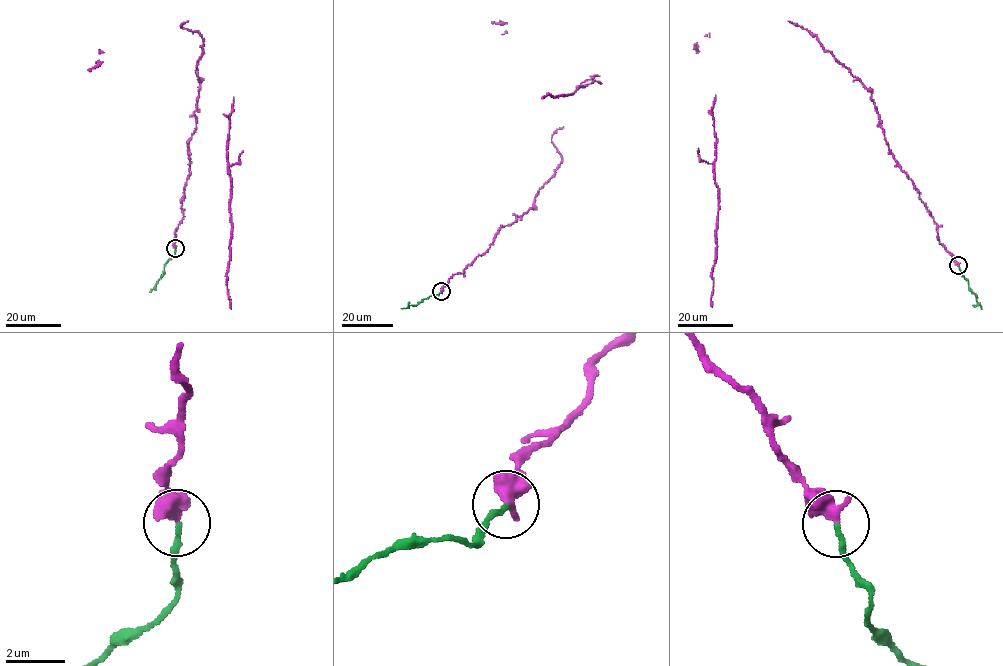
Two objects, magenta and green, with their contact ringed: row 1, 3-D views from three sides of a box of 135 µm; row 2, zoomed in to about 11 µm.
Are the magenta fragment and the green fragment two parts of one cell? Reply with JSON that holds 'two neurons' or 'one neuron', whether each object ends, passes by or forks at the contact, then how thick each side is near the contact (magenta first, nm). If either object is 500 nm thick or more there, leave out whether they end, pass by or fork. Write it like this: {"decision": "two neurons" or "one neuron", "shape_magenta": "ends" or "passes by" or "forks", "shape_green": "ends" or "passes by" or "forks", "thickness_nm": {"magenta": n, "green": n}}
{"decision": "one neuron", "shape_magenta": "ends", "shape_green": "ends", "thickness_nm": {"magenta": 480, "green": 160}}

